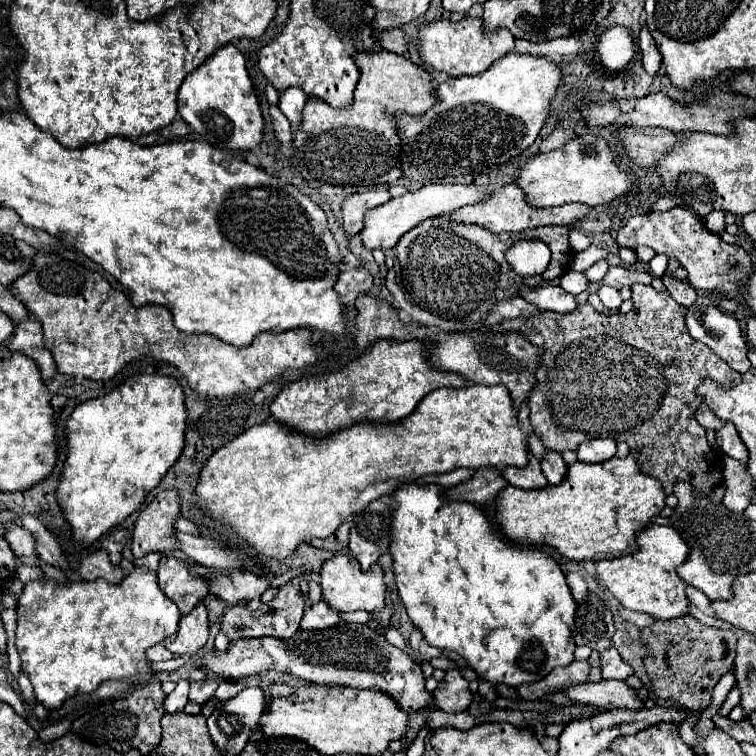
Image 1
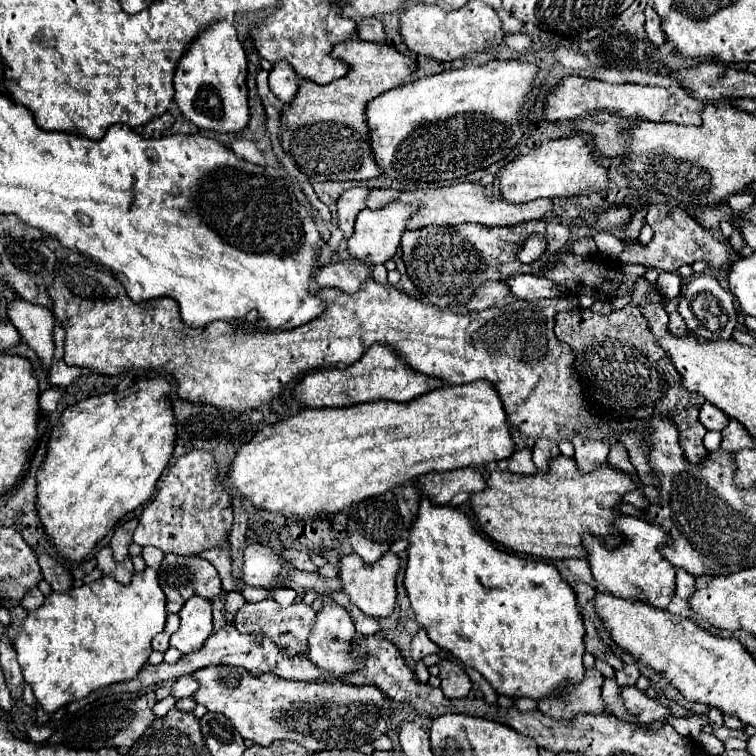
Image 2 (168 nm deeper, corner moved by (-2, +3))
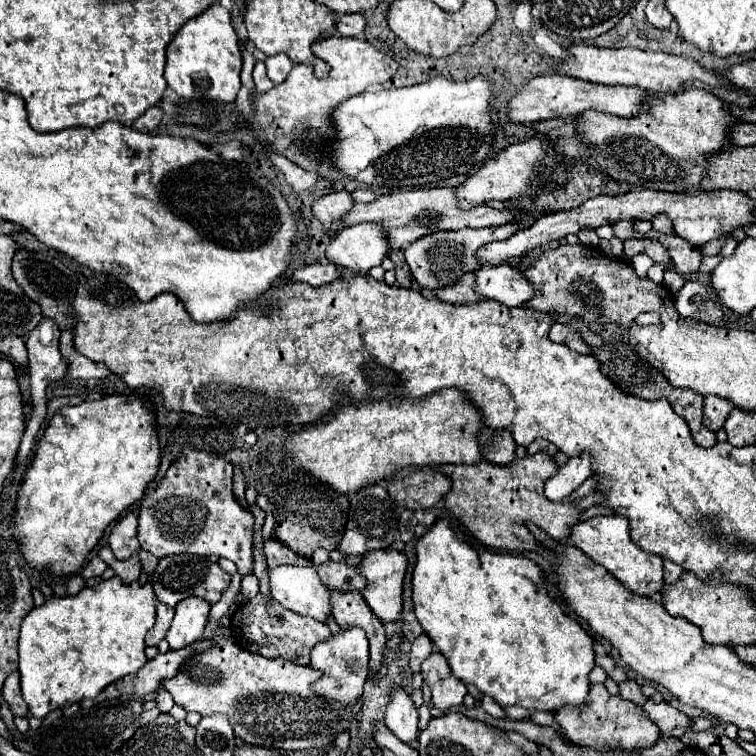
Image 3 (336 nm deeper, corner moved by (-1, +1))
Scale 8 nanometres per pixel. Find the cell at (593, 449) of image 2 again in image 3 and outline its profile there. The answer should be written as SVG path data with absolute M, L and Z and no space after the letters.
M581 452L579 456L569 458L569 462L559 468L557 476L545 482L545 496L549 500L563 500L589 476L593 476L593 456L591 452Z

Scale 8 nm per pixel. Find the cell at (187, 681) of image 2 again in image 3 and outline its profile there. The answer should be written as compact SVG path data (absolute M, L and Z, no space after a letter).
M159 688L159 692L157 692L157 708L163 710L163 712L169 712L173 706L175 706L173 696L165 688Z

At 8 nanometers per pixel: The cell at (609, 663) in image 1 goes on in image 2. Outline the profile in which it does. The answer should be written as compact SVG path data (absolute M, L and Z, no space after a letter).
M632 664L632 666L624 666L622 670L616 672L616 682L618 682L620 688L624 688L624 686L634 686L638 678L640 678L640 670L638 670L634 664Z

